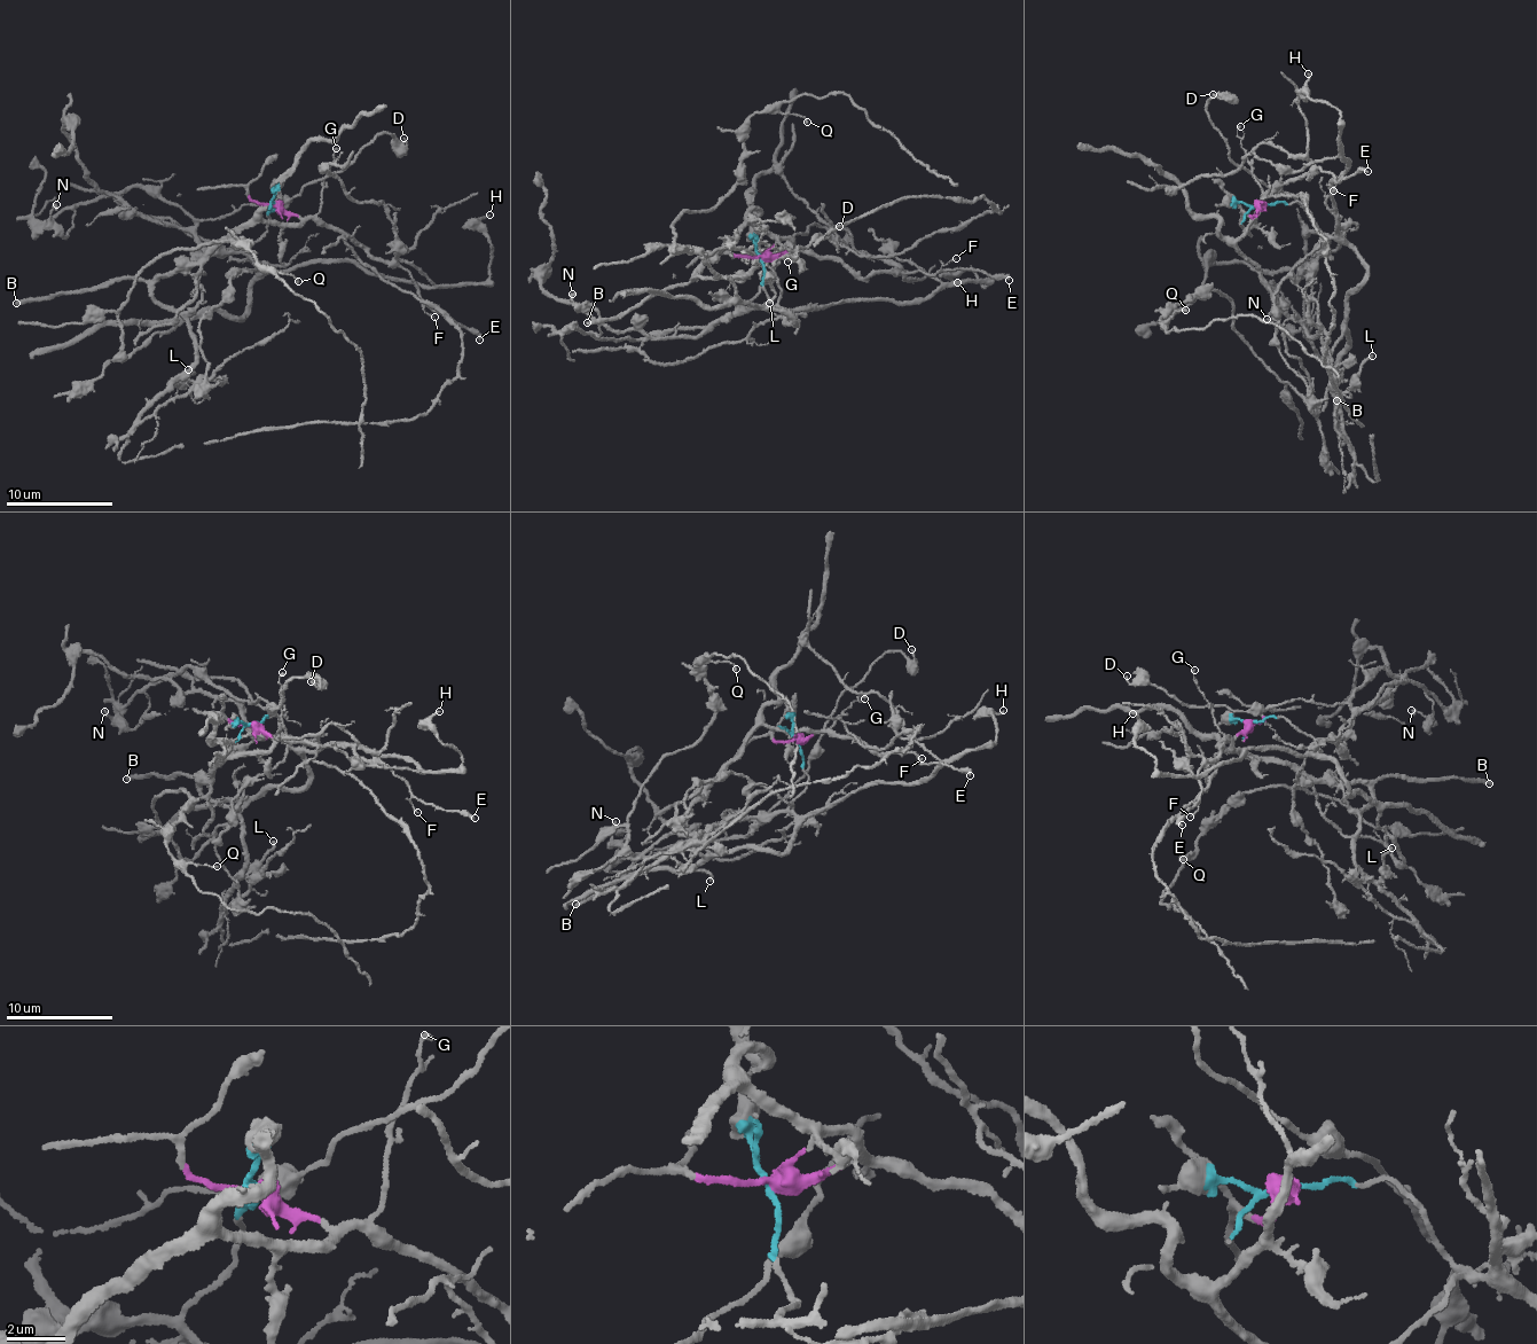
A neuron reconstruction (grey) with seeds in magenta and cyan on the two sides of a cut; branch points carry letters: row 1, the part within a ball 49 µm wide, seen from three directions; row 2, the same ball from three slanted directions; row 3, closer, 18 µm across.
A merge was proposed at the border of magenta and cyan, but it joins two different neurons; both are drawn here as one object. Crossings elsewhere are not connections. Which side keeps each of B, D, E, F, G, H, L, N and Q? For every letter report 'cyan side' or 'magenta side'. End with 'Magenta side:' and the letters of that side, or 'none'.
B: magenta side
D: cyan side
E: magenta side
F: magenta side
G: magenta side
H: cyan side
L: magenta side
N: cyan side
Q: cyan side
Magenta side: B, E, F, G, L

